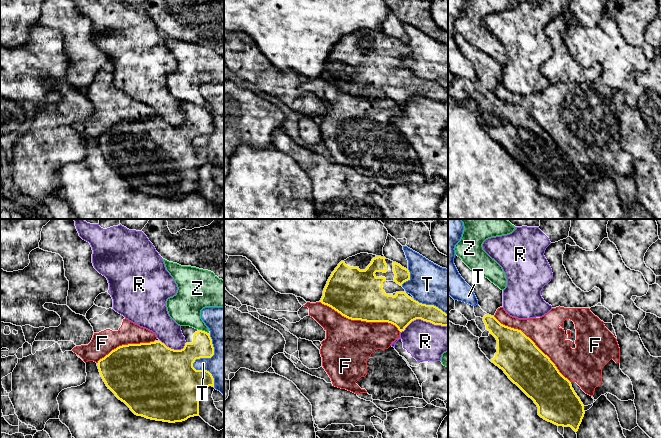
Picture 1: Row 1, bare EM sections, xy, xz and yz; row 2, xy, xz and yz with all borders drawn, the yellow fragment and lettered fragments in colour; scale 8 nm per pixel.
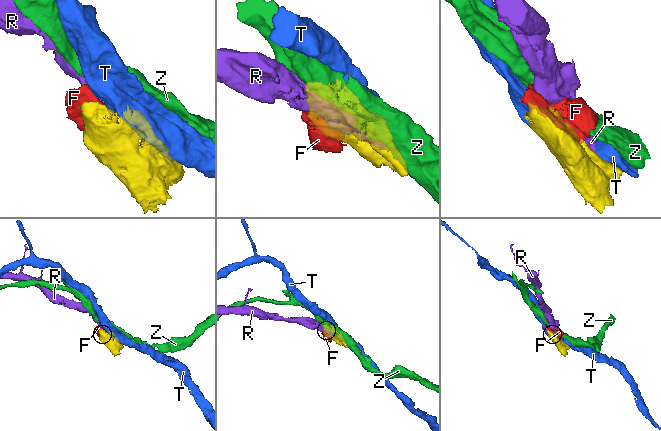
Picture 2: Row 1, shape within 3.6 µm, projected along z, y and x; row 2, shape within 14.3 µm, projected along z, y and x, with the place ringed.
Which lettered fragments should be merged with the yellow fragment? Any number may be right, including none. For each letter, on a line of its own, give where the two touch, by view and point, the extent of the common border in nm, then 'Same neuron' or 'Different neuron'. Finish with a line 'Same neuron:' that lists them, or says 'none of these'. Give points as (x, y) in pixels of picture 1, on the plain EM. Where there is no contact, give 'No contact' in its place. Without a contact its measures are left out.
F: Touches yellow at yz (533, 118). Shared border 800 nm. Different neuron
R: Touches yellow at xz (423, 96). Shared border 380 nm. Different neuron
T: Touches yellow at xy (196, 134). Shared border 420 nm. Different neuron
Z: Touches yellow at xy (203, 107). Shared border 80 nm. Different neuron
Same neuron: none of these

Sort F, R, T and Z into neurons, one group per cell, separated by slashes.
F / R / T / Z

